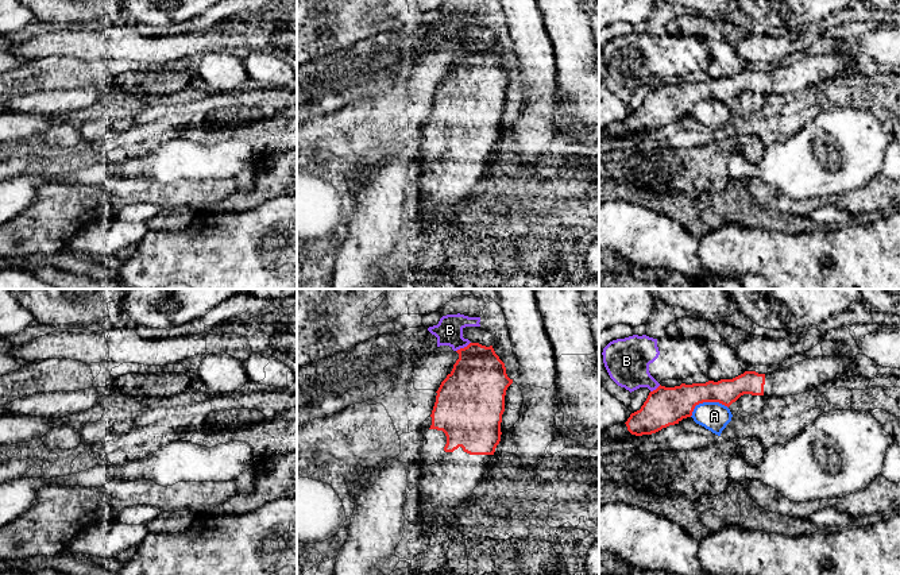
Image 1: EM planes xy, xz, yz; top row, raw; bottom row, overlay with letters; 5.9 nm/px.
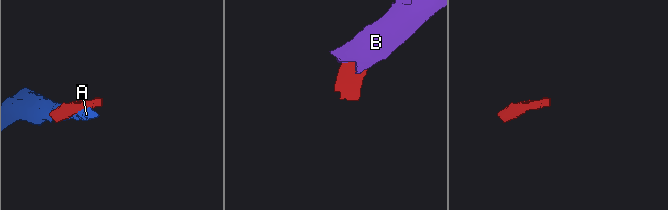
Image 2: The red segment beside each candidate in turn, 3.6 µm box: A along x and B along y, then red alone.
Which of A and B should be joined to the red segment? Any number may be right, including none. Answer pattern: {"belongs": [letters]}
{"belongs": []}

